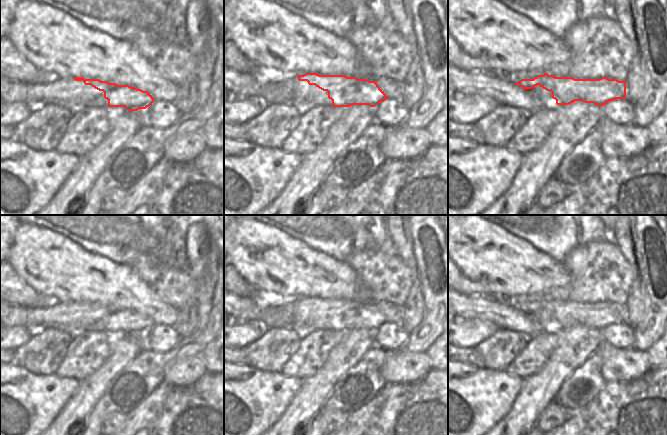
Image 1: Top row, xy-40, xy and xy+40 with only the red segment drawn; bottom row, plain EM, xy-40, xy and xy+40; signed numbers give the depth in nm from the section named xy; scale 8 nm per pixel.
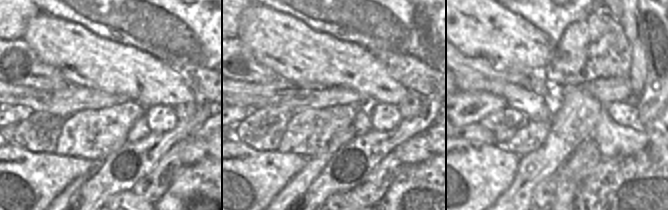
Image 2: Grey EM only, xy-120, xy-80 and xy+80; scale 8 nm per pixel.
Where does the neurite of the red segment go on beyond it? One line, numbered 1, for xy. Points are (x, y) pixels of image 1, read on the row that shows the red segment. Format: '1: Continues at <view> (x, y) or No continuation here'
1: Continues at xy (306, 96)

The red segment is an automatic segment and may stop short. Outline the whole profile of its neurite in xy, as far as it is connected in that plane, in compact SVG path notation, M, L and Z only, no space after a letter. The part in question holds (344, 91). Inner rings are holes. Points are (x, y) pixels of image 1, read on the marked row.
M305 73L280 82L294 94L292 106L301 113L305 109L319 105L375 107L387 99L386 94L375 81L345 75Z

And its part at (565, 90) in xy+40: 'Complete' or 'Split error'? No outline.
Split error

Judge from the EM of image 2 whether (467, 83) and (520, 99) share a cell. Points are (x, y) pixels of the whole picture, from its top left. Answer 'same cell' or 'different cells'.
same cell

